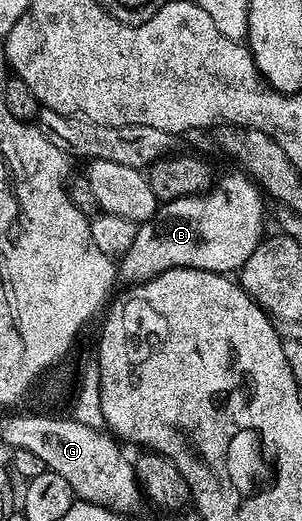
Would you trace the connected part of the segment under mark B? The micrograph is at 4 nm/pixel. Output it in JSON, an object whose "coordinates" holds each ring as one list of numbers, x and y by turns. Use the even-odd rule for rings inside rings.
{"coordinates":[[234,169,231,175,217,180,213,189,201,195,186,195,182,199,174,199,170,203,162,203,158,212,147,223,138,224,136,241,132,241,132,249,117,260,116,275,123,284,143,283,168,269,187,267,188,269,204,269,212,273,241,272,244,261,252,257,256,245,262,242,262,199,263,192,249,175]]}

